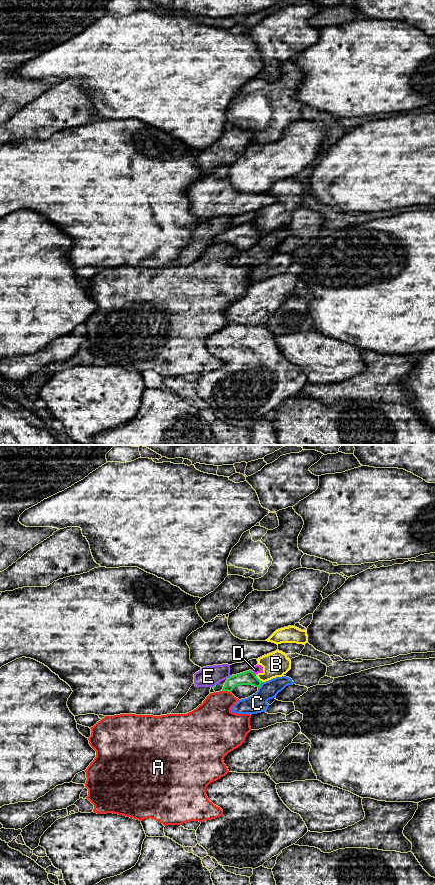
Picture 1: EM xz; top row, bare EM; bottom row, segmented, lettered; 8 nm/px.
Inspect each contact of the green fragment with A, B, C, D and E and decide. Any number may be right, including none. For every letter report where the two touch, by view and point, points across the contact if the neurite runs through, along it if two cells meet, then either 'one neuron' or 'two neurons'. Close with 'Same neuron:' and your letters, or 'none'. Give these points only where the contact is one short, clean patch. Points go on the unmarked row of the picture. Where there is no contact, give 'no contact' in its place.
A: xz (226, 242) | two neurons
B: xz (258, 231) | two neurons
C: xz (260, 237) | two neurons
D: xz (252, 224) | two neurons
E: xz (229, 229) | two neurons
Same neuron: none

